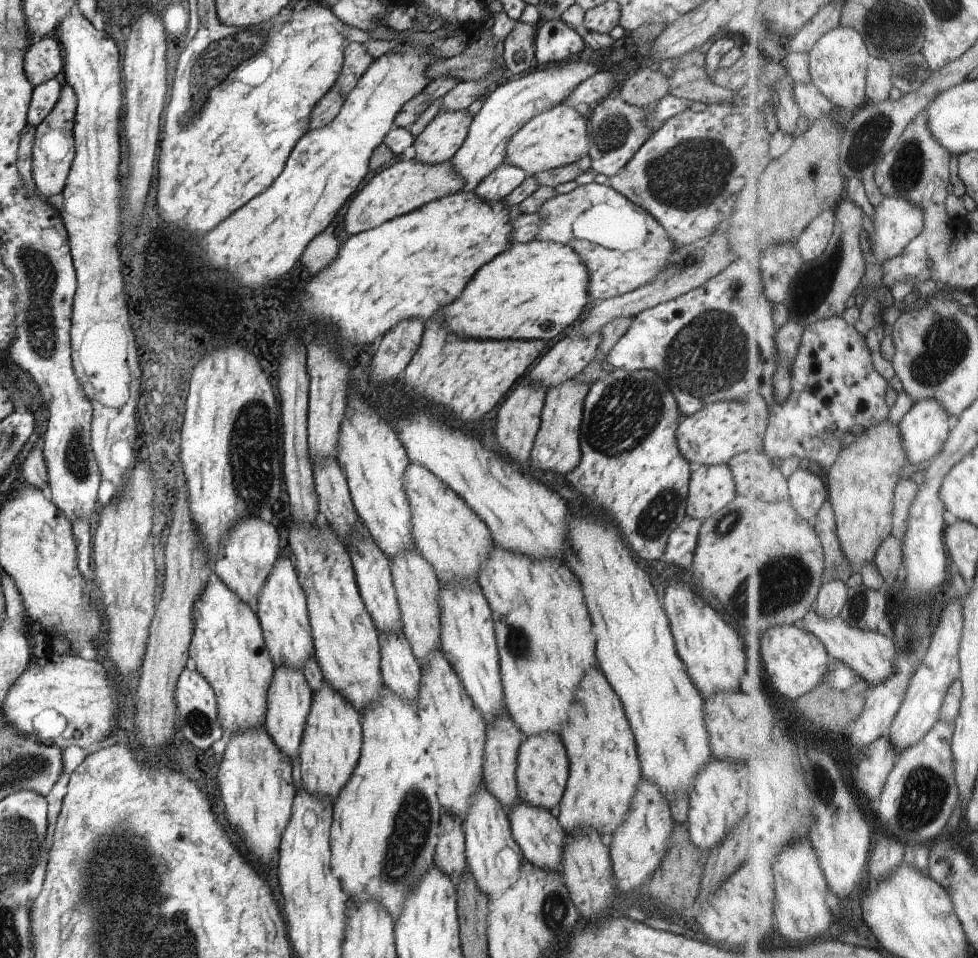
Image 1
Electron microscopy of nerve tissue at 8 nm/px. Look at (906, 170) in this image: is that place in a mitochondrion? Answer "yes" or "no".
yes

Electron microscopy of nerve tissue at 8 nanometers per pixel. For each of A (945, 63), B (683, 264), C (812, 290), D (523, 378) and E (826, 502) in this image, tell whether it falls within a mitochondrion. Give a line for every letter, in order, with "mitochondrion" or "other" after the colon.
A: other
B: mitochondrion
C: mitochondrion
D: other
E: other

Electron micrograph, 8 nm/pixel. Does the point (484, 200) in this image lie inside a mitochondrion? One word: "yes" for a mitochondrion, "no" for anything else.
no

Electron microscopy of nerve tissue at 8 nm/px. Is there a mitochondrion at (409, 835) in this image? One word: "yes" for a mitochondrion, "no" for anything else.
yes

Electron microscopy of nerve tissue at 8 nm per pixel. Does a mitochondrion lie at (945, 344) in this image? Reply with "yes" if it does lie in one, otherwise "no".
yes

